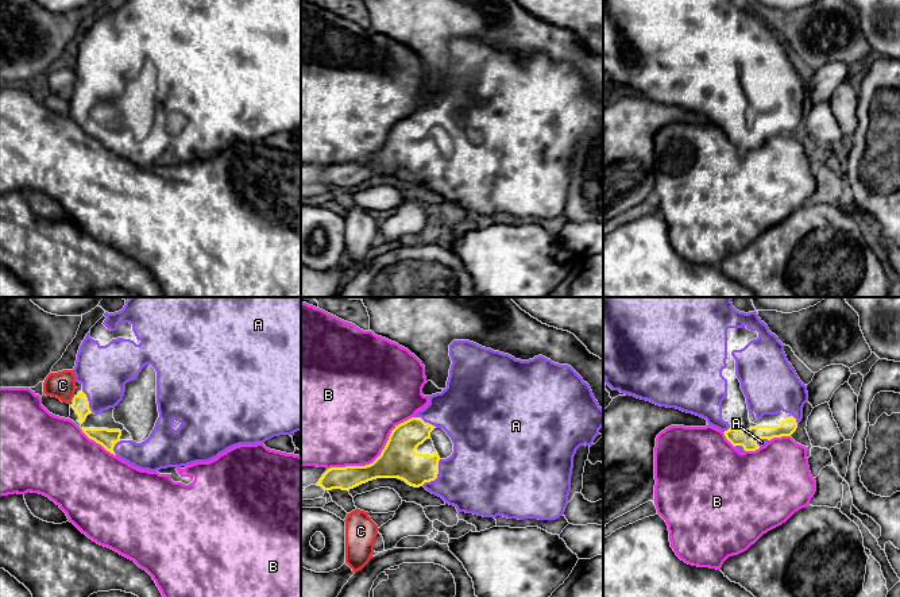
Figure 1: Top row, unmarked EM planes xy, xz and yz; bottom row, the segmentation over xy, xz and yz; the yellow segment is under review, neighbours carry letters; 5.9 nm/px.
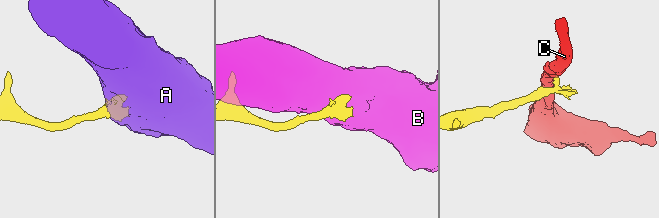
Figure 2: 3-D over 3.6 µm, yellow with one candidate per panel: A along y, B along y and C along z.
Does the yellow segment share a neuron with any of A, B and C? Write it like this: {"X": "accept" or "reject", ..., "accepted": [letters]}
{"A": "accept", "B": "reject", "C": "reject", "accepted": ["A"]}

